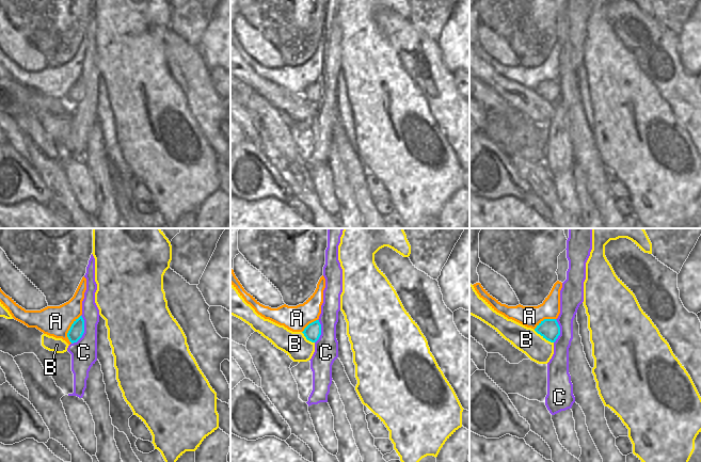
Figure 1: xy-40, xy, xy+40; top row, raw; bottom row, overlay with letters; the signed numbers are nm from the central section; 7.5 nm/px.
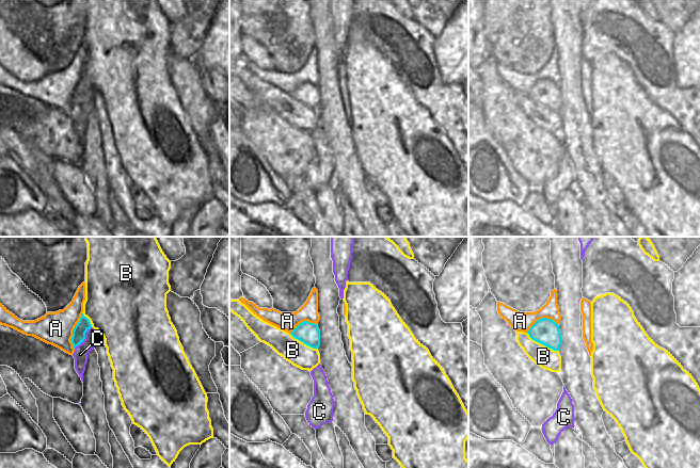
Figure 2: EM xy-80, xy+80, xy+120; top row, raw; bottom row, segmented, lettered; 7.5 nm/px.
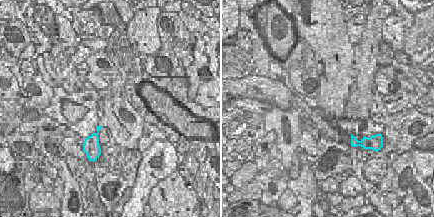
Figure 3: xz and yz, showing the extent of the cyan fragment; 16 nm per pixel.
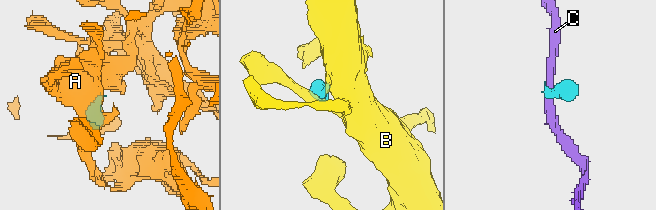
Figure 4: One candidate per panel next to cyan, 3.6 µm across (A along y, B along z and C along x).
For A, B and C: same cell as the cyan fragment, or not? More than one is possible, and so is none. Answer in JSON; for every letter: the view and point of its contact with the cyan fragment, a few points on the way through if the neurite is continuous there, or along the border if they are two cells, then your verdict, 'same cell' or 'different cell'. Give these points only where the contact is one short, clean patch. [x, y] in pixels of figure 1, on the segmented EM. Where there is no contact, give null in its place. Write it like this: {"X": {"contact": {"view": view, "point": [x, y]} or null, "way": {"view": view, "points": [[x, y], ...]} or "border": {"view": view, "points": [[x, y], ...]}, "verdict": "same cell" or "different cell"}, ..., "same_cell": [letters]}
{"A": {"contact": {"view": "xy-40", "point": [69, 329]}, "verdict": "different cell"}, "B": {"contact": {"view": "xy+40", "point": [543, 336]}, "verdict": "same cell"}, "C": {"contact": {"view": "xy-40", "point": [83, 331]}, "border": {"view": "xy-40", "points": [[81, 315], [83, 334], [72, 344]]}, "verdict": "different cell"}, "same_cell": ["B"]}

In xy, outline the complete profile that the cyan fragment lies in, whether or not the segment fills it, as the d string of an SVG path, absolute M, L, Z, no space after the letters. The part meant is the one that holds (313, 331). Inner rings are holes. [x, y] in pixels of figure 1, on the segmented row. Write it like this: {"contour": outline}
{"contour": "M230 283L230 315L248 323L255 332L284 351L293 362L307 362L315 352L315 342L321 335L319 320L309 323L303 332L292 332L258 315Z"}

